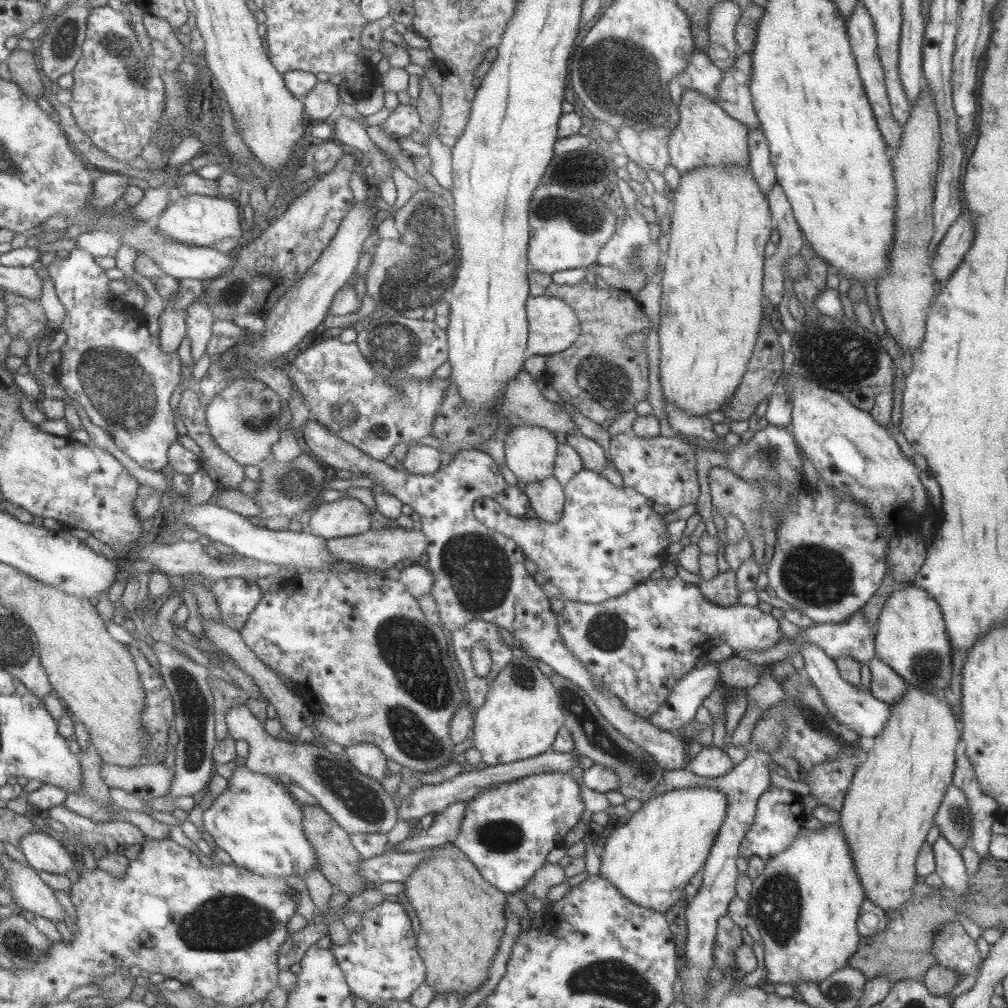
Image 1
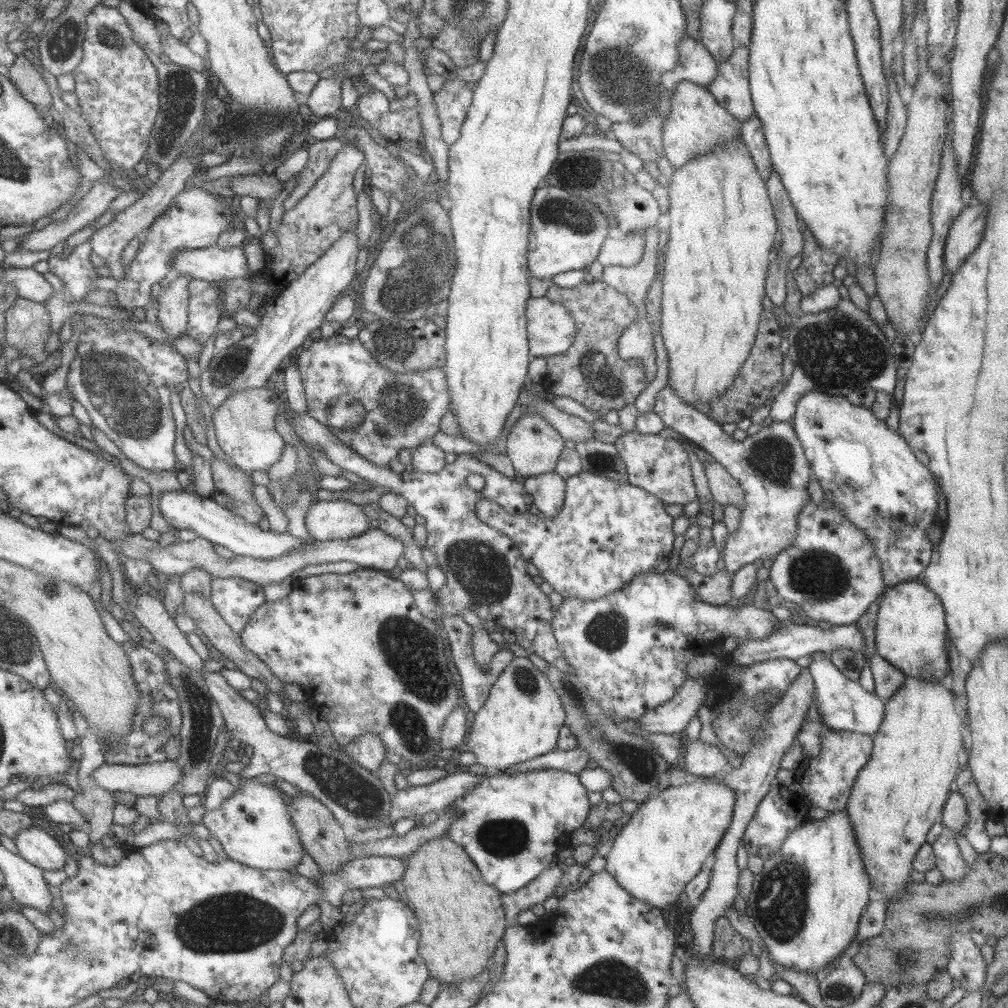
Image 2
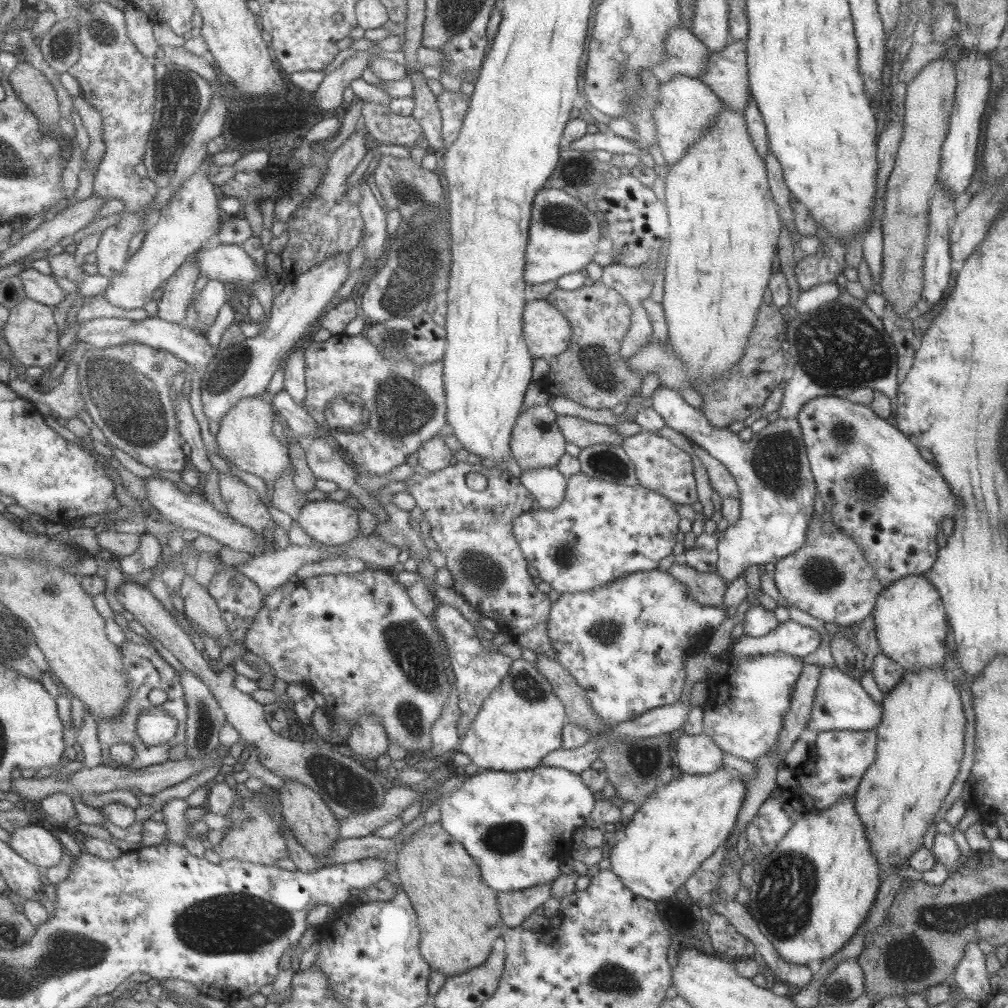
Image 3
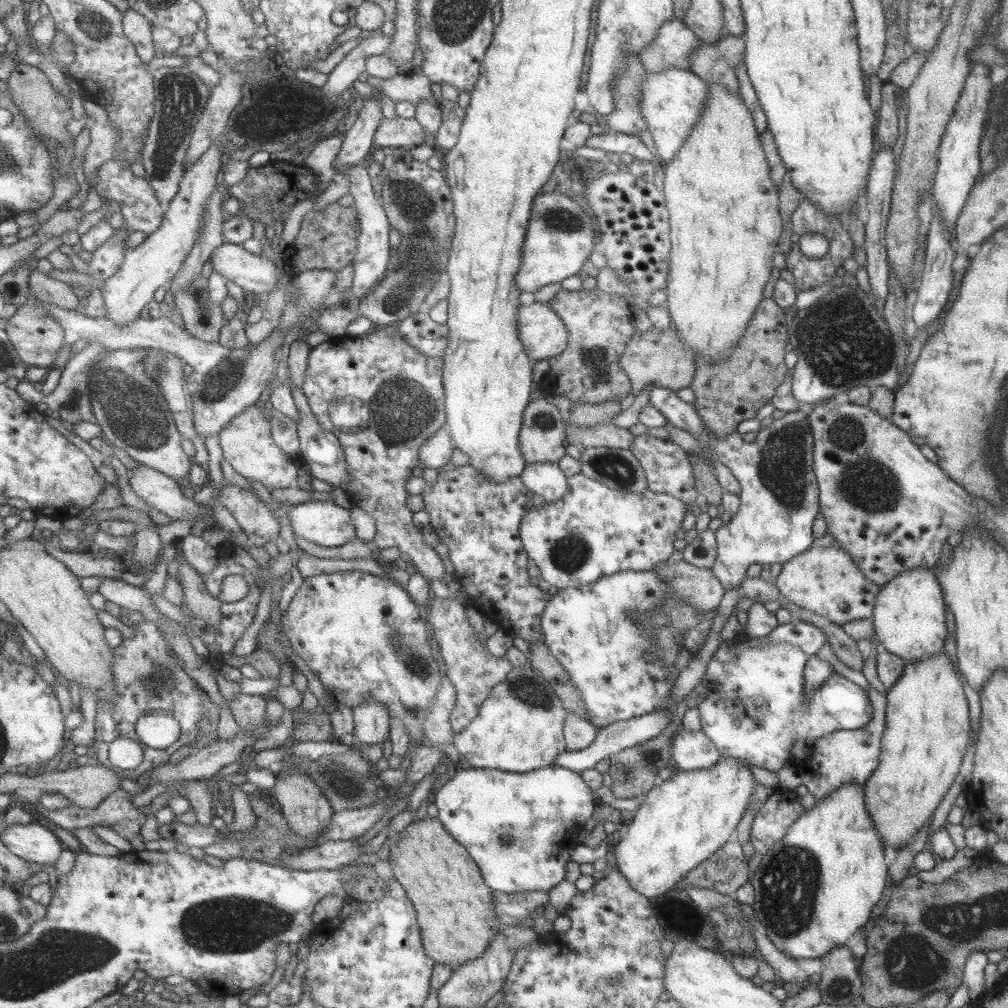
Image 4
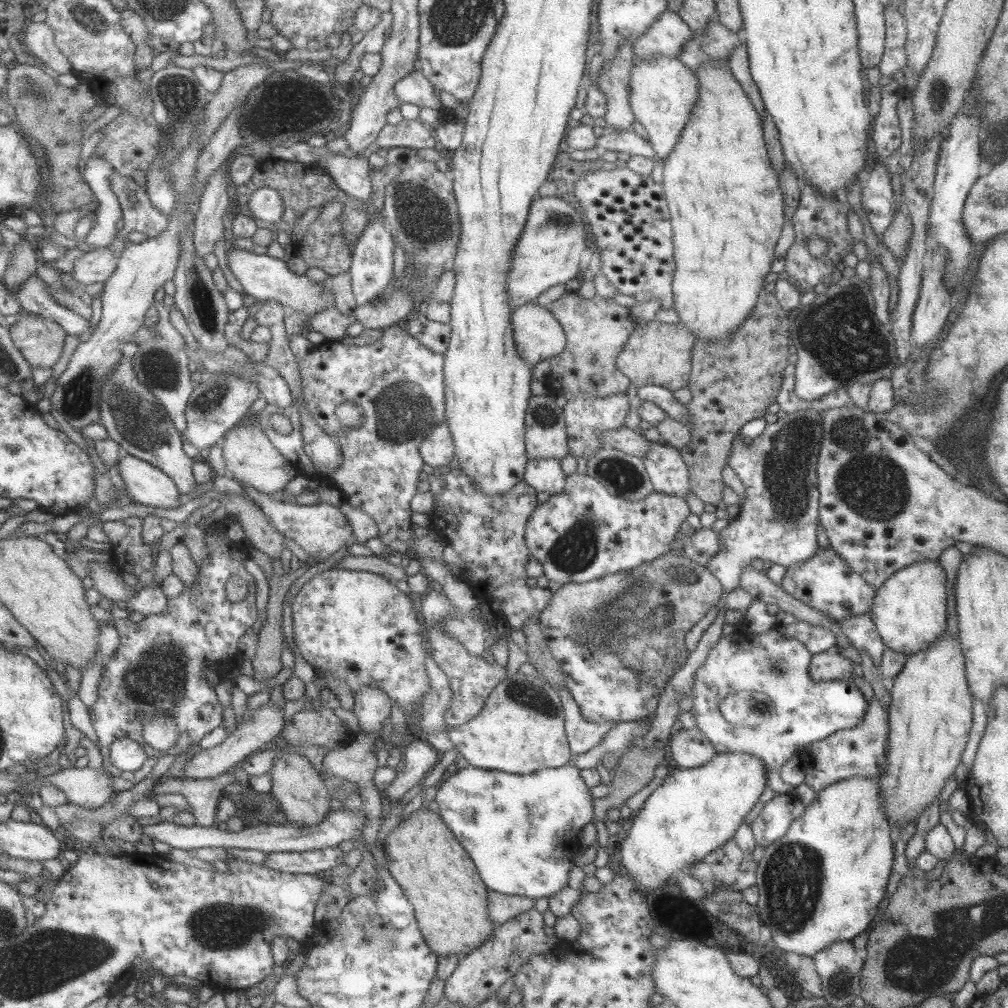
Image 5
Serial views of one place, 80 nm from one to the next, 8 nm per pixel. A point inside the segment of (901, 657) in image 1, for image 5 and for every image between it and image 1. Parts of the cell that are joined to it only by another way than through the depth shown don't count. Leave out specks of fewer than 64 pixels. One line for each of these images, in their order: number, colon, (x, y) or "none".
2: (910, 628)
3: (910, 624)
4: (908, 617)
5: (908, 611)

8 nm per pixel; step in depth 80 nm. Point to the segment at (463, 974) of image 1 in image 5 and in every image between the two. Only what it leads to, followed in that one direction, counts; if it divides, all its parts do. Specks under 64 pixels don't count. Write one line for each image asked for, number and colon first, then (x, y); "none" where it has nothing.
2: (461, 920)
3: (458, 915)
4: (455, 912)
5: (450, 902)

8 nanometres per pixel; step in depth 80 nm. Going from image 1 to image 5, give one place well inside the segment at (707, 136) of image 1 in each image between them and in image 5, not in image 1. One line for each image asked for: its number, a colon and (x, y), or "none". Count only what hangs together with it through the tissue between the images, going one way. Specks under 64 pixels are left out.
2: (696, 124)
3: (685, 107)
4: (672, 100)
5: (662, 91)

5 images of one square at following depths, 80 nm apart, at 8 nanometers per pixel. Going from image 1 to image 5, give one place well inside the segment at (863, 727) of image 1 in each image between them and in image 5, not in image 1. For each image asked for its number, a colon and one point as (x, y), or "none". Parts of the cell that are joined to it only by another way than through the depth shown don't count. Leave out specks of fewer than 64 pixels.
2: (843, 704)
3: (839, 703)
4: (765, 684)
5: (787, 711)

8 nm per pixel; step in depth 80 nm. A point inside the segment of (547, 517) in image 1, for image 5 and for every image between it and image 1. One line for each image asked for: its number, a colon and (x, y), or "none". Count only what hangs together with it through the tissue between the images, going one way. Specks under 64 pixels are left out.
2: (546, 490)
3: (546, 485)
4: (547, 480)
5: (544, 475)

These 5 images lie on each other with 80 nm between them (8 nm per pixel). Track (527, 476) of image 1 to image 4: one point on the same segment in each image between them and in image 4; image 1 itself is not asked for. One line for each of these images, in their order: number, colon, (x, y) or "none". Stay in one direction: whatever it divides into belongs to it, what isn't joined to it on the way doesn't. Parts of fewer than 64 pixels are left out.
2: (533, 446)
3: (535, 441)
4: (541, 438)

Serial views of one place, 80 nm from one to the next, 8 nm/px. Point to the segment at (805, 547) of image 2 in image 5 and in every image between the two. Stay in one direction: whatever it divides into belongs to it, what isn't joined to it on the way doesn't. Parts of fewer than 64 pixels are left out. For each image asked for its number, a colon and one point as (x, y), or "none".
3: (828, 578)
4: (824, 580)
5: (824, 583)

